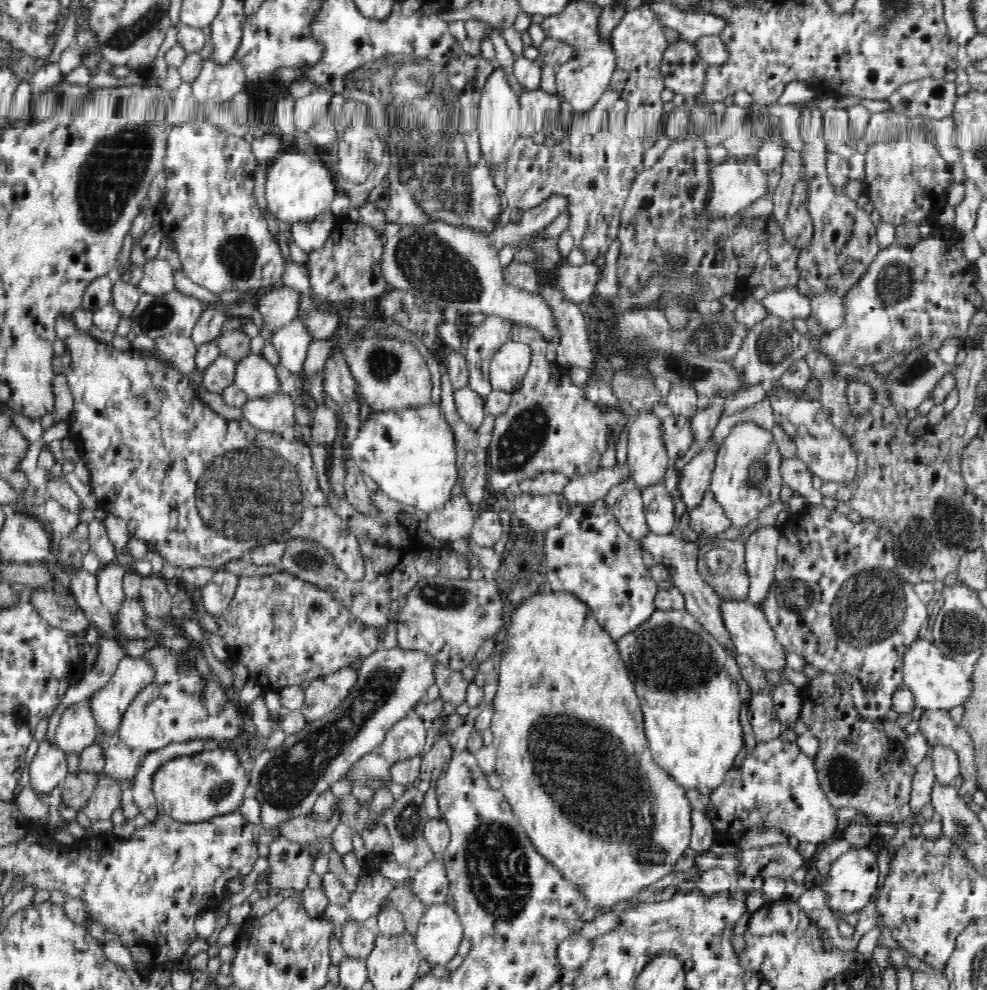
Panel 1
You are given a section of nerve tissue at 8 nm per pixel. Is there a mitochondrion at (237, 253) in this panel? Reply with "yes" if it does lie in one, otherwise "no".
yes

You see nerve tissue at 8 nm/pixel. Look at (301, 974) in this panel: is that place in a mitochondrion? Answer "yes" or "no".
no

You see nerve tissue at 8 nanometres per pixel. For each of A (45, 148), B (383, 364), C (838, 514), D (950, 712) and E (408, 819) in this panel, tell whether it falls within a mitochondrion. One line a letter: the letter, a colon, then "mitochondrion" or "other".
A: other
B: mitochondrion
C: other
D: other
E: mitochondrion

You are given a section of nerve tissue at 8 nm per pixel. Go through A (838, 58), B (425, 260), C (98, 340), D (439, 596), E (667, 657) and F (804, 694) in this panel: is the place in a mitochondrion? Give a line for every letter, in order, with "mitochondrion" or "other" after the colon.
A: other
B: mitochondrion
C: other
D: mitochondrion
E: mitochondrion
F: other

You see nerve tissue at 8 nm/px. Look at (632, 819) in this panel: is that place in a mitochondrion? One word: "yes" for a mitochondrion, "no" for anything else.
yes

